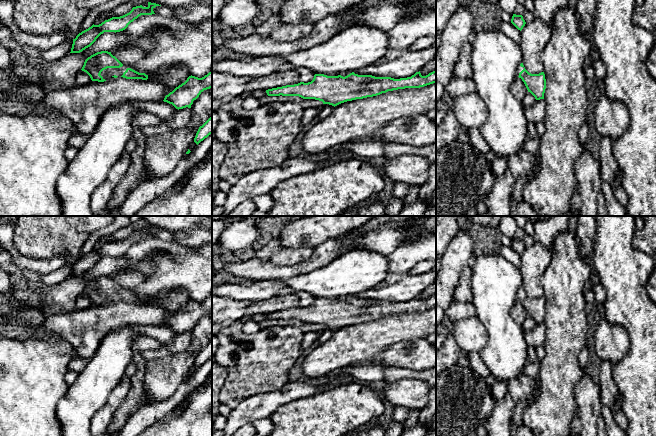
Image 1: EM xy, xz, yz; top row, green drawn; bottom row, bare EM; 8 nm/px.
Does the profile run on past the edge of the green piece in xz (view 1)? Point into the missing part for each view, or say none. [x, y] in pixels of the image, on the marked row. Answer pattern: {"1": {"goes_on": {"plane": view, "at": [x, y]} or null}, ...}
{"1": {"goes_on": null}}

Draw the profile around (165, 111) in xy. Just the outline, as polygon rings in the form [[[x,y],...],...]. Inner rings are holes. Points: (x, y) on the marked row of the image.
[[[132,100],[133,105],[141,111],[150,112],[158,116],[161,120],[170,120],[172,116],[177,112],[172,104],[167,102],[155,102],[155,101],[141,101]]]

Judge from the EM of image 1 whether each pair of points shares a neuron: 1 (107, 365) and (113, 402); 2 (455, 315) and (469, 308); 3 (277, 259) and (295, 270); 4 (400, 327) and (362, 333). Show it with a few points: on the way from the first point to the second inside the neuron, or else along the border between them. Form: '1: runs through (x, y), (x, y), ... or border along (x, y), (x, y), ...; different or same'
1: border along (124, 375), (111, 391), (106, 403), (98, 411); different
2: runs through (458, 312), (466, 309); same
3: border along (310, 257), (290, 265), (275, 265), (269, 260); different
4: runs through (391, 329), (382, 333), (371, 333); same

